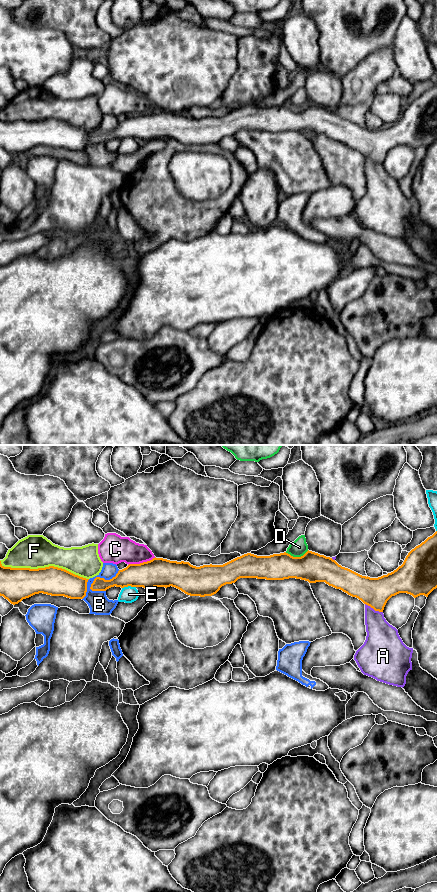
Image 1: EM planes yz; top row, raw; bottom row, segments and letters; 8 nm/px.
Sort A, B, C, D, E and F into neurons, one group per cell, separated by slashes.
A / B / C / D / E / F

